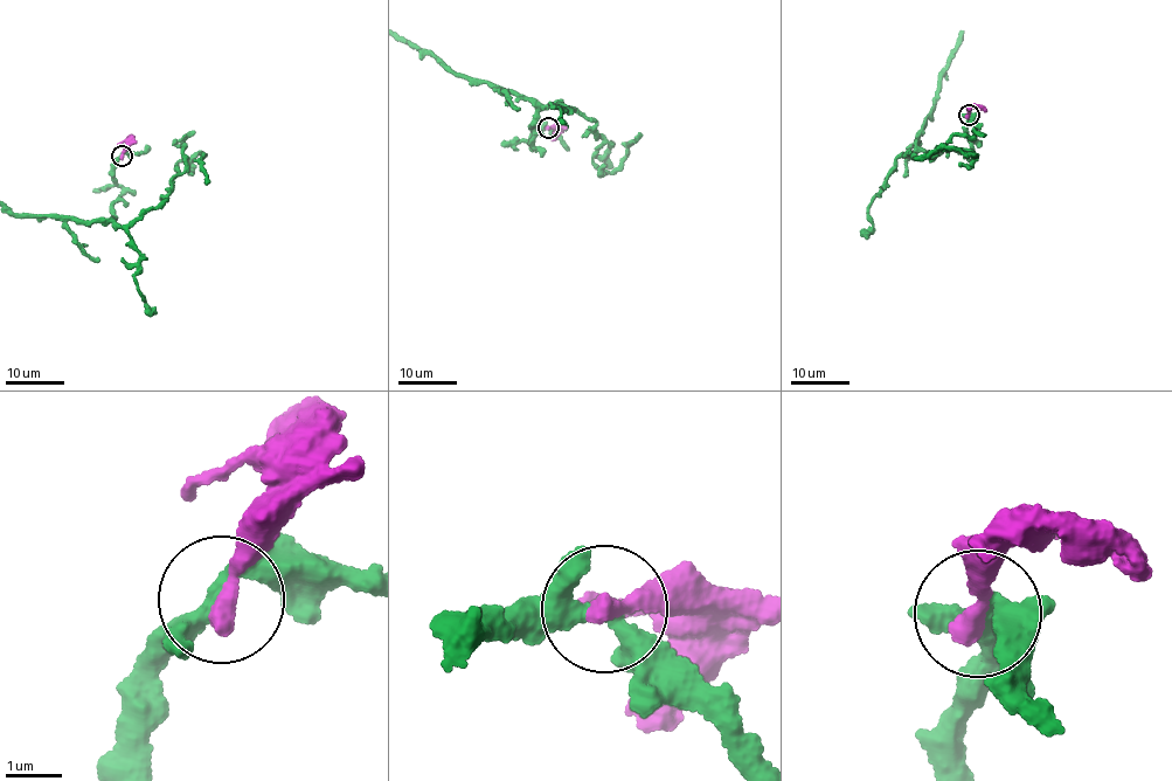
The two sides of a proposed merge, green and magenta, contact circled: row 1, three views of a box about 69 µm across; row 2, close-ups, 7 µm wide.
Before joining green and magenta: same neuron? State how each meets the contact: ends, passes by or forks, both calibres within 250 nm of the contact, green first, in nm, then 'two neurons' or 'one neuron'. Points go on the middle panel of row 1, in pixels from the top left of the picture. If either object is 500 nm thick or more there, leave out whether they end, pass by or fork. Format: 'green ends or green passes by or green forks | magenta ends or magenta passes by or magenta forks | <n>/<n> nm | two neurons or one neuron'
green forks | magenta ends | 240/380 nm | two neurons

